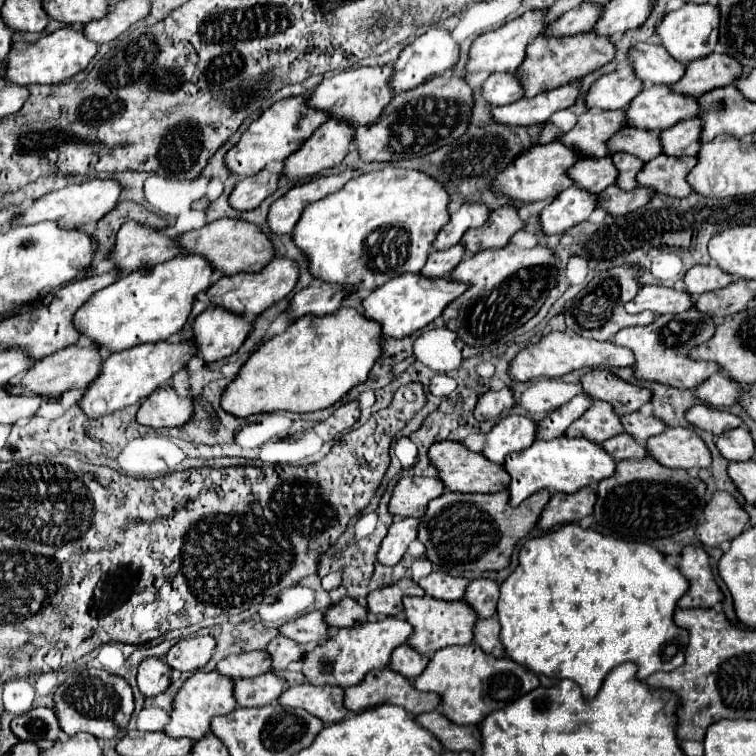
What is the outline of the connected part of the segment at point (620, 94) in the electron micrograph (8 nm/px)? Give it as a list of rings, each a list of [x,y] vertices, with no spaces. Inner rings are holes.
[[[626,65],[614,73],[602,75],[588,91],[586,105],[590,109],[624,109],[642,91],[642,81]]]

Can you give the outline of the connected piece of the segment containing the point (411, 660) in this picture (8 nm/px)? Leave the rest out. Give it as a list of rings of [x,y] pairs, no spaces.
[[[408,645],[396,647],[394,655],[390,657],[390,669],[408,677],[408,679],[414,679],[416,675],[420,675],[420,673],[414,673],[414,671],[424,671],[426,665],[428,665],[428,657],[416,653]]]

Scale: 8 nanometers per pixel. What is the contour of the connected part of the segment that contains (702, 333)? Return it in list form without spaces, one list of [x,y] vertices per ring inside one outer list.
[[[690,309],[686,315],[660,315],[654,323],[646,327],[626,327],[618,331],[610,341],[614,345],[622,345],[634,353],[634,377],[642,381],[654,381],[662,385],[670,385],[676,389],[692,389],[710,375],[718,373],[714,363],[692,361],[688,359],[688,351],[700,343],[706,343],[714,335],[716,323],[712,317]]]

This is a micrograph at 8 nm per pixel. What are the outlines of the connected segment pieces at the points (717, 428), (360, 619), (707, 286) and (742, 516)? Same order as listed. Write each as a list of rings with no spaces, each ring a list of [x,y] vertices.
[[[694,405],[686,413],[686,421],[696,429],[704,429],[704,431],[710,431],[714,435],[720,435],[720,433],[724,433],[728,429],[734,429],[742,423],[740,417],[736,417],[732,413],[726,413],[726,411],[706,407],[706,405]]]
[[[344,597],[340,603],[330,605],[324,611],[324,619],[326,619],[326,625],[332,629],[352,627],[352,625],[360,625],[368,621],[368,609],[358,605],[354,599]]]
[[[694,265],[684,275],[684,289],[686,293],[700,295],[706,291],[716,291],[732,283],[732,277],[718,269],[716,265]]]
[[[716,491],[712,495],[702,515],[704,521],[696,527],[696,537],[700,539],[702,545],[708,547],[718,547],[724,541],[732,541],[748,525],[746,511],[730,493],[724,491]]]

